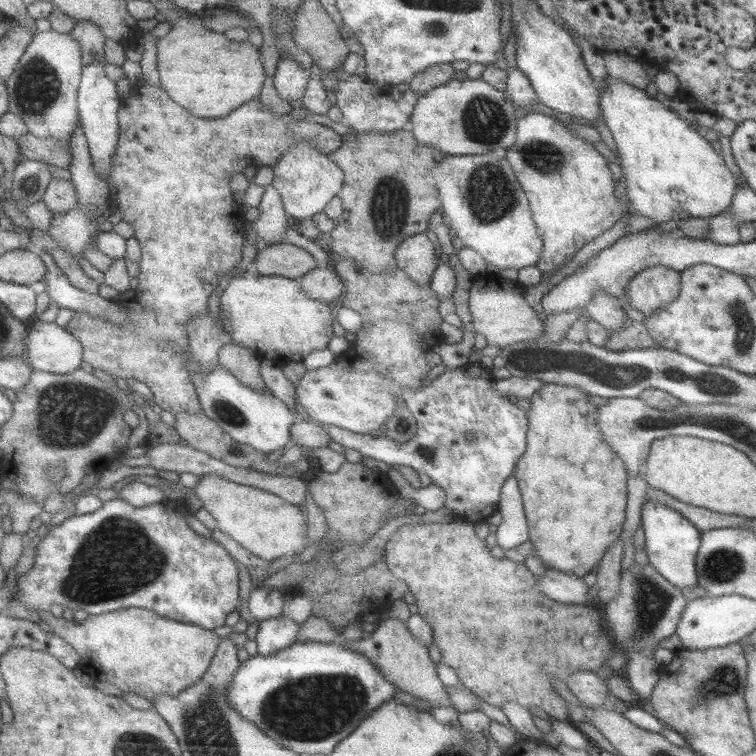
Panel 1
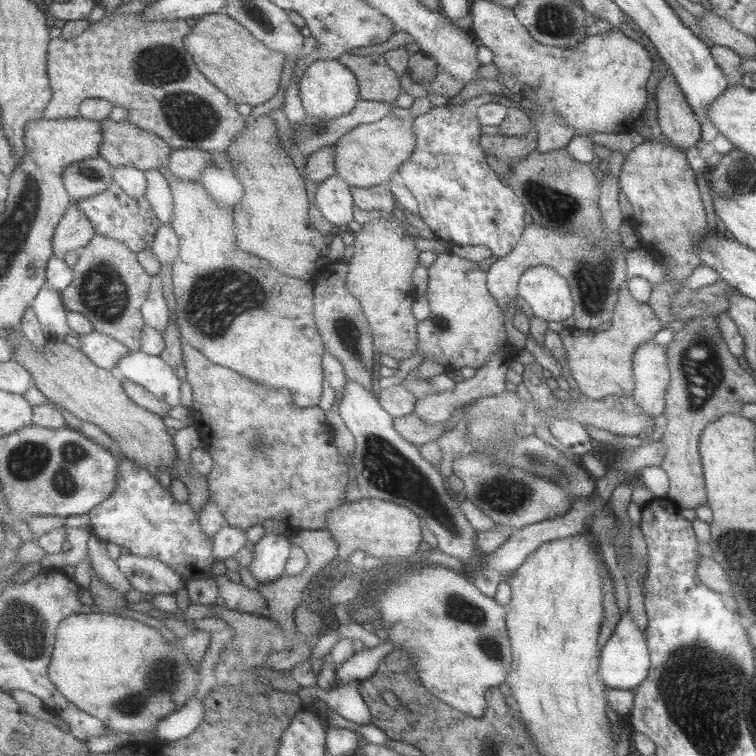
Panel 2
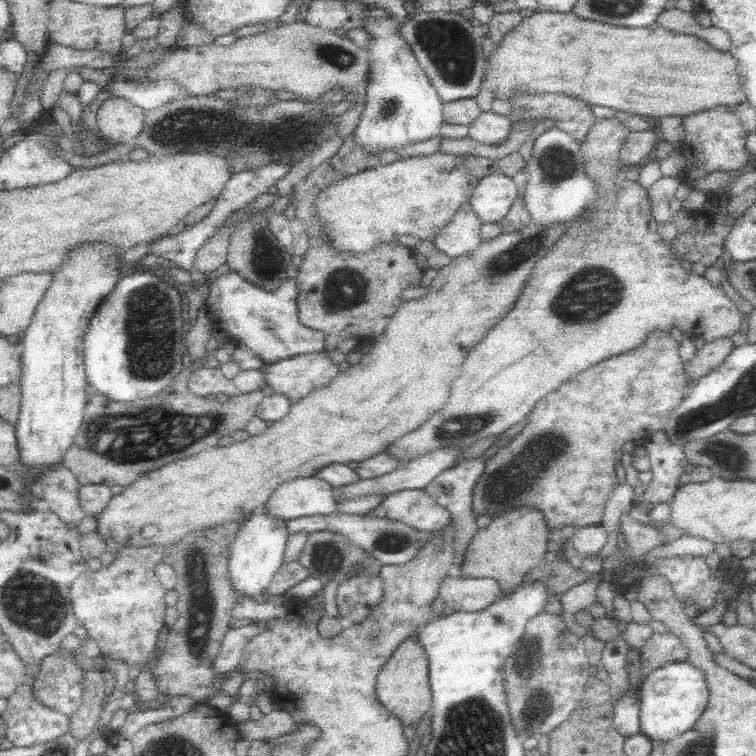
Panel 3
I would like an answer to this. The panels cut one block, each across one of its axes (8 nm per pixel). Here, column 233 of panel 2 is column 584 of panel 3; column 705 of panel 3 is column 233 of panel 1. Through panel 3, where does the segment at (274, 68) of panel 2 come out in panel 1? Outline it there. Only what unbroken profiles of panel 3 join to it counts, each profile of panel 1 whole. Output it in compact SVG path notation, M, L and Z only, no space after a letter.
M184 14L174 22L170 33L158 42L158 70L161 88L171 94L175 102L201 118L228 117L233 110L249 100L257 99L268 80L261 51L251 42L234 42L224 33L206 30L201 26L202 16Z

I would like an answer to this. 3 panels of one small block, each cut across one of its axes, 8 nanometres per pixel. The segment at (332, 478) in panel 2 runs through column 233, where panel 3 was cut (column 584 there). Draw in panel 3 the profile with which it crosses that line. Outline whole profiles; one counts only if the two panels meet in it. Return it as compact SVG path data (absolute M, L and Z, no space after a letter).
M656 330L656 332L650 332L648 338L644 342L635 345L634 348L627 349L626 352L620 352L616 356L607 357L608 360L602 360L598 364L594 364L592 368L584 370L584 372L576 372L576 376L572 380L568 380L566 384L558 386L554 392L543 396L531 410L528 415L529 421L520 430L520 432L511 440L506 446L499 449L493 456L486 461L486 468L484 474L480 477L480 480L474 485L474 498L472 498L472 511L476 518L482 514L490 515L494 518L499 516L500 513L506 512L507 509L515 508L515 506L522 506L522 504L534 504L538 506L538 509L542 509L544 517L546 517L546 523L548 523L548 529L562 529L566 526L571 526L575 529L586 527L589 525L599 525L603 520L603 513L605 510L605 504L608 501L609 495L614 488L617 488L619 482L616 478L616 465L621 460L623 453L622 446L626 441L633 441L635 443L641 443L648 438L654 432L658 430L665 430L665 424L667 423L668 416L680 401L685 397L687 393L686 389L686 376L685 366L679 355L679 345L668 332L662 332L662 330Z

